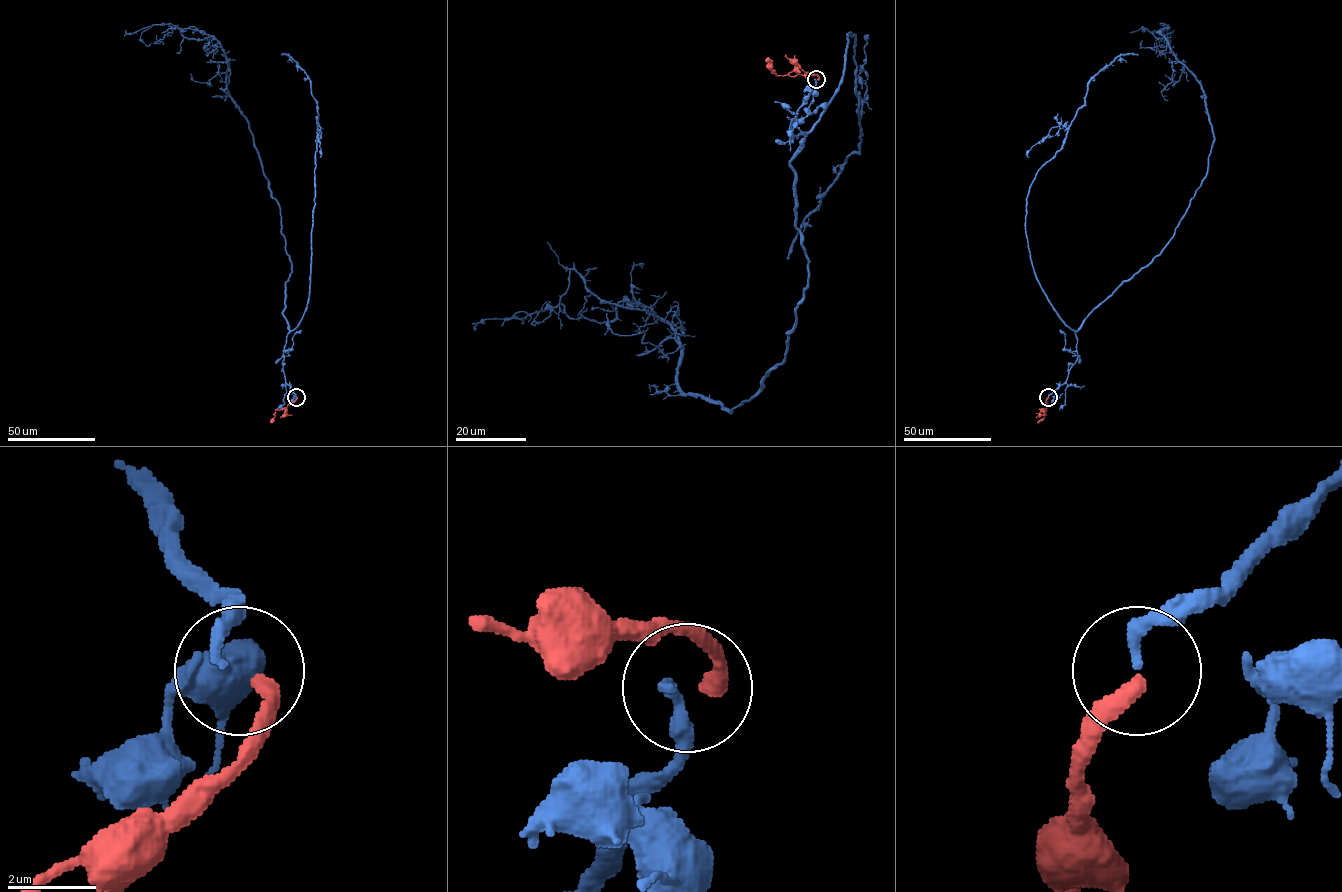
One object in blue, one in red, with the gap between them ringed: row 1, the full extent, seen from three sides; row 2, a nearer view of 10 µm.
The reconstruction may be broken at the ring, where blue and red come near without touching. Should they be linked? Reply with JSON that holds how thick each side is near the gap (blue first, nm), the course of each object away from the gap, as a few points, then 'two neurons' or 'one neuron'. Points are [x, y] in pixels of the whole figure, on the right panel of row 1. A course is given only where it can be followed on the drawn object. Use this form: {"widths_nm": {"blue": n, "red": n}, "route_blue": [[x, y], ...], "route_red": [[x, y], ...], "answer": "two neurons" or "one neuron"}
{"widths_nm": {"blue": 240, "red": 400}, "route_blue": [[1048, 396], [1077, 359], [1083, 320], [1160, 253], [1205, 176], [1213, 135], [1205, 96], [1160, 23], [1169, 43]], "route_red": [[1048, 397], [1044, 417], [1037, 422]], "answer": "one neuron"}

